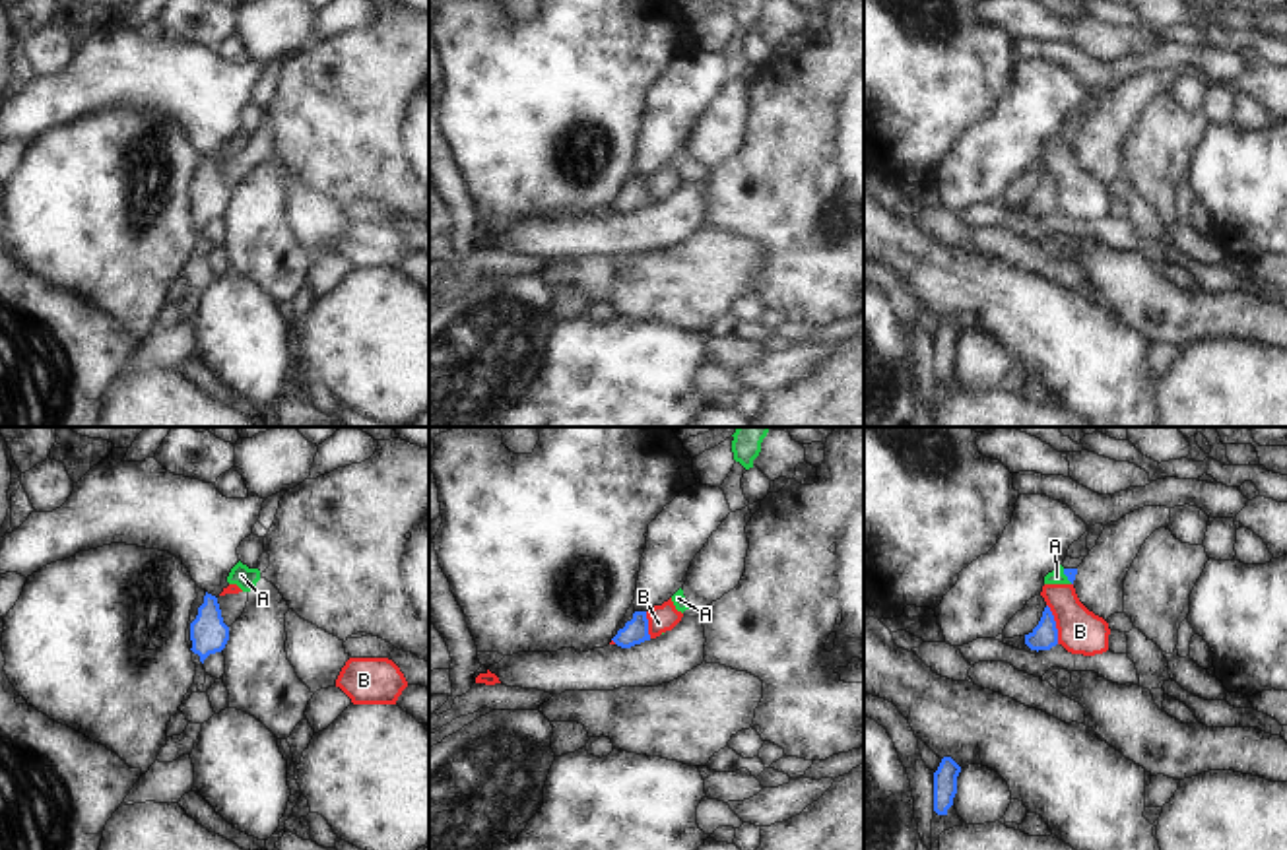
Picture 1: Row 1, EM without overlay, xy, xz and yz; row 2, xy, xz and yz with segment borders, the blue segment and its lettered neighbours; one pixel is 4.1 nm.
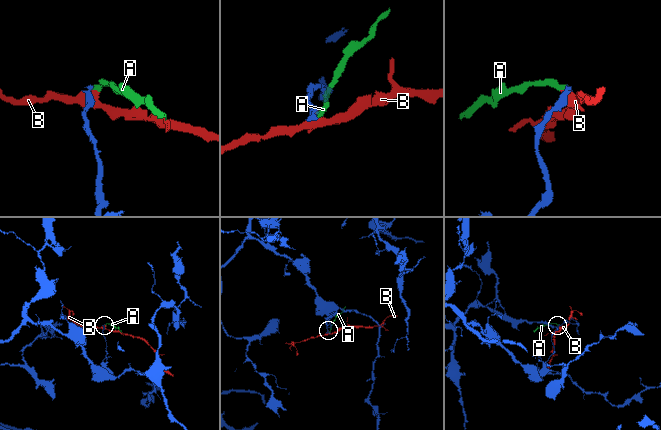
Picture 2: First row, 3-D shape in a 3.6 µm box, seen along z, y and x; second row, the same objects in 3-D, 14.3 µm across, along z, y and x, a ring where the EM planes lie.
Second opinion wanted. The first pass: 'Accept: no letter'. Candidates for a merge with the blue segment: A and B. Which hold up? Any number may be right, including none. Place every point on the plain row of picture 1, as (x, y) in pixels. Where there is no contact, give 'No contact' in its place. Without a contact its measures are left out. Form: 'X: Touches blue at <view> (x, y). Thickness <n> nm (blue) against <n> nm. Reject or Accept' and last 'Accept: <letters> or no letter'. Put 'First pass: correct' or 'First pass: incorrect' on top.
First pass: correct
A: Touches blue at yz (1066, 140). Thickness 50 nm (blue) against 60 nm. Reject
B: Touches blue at yz (1055, 189). Thickness 110 nm (blue) against 190 nm. Reject
Accept: no letter.

